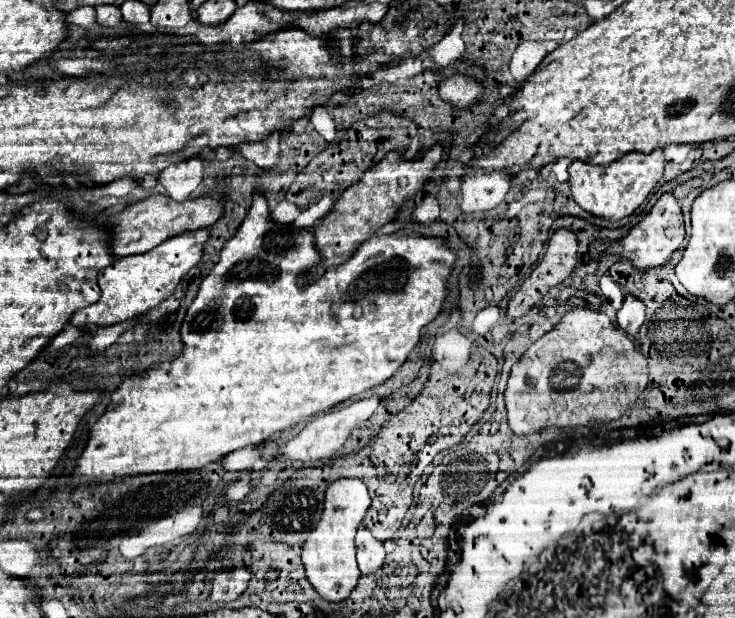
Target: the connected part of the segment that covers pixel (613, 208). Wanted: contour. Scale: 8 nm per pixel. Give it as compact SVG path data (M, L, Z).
M658 148L656 152L642 154L642 152L628 152L620 160L614 160L608 166L590 166L586 162L572 162L570 164L570 186L574 200L590 214L602 216L610 222L618 222L624 216L630 216L652 192L652 188L662 178L666 160L664 150Z

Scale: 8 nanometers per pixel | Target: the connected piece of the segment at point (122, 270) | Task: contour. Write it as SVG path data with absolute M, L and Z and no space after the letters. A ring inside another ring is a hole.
M202 228L202 230L192 230L192 232L182 232L178 236L172 236L150 252L118 258L116 264L110 264L98 276L98 286L102 290L100 300L78 310L70 322L82 328L110 326L152 310L162 300L166 300L174 292L180 278L202 260L204 244L208 240L210 240L210 228Z

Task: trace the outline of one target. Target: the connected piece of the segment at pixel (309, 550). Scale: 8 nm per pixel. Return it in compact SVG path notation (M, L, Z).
M340 478L332 482L326 490L322 518L314 528L314 532L308 534L308 540L302 546L302 562L306 566L306 578L314 586L314 590L328 602L346 600L358 584L360 570L356 564L354 534L368 506L370 506L370 494L362 480Z

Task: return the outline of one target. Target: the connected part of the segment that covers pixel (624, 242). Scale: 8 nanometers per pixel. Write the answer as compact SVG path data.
M666 192L660 196L660 200L654 204L654 208L644 216L644 220L626 232L626 236L608 242L606 254L628 260L634 266L634 270L646 272L646 270L652 270L652 268L658 268L658 266L670 262L672 254L682 246L684 236L686 236L686 232L684 232L684 218L682 218L680 204L676 202L676 198L670 192Z

